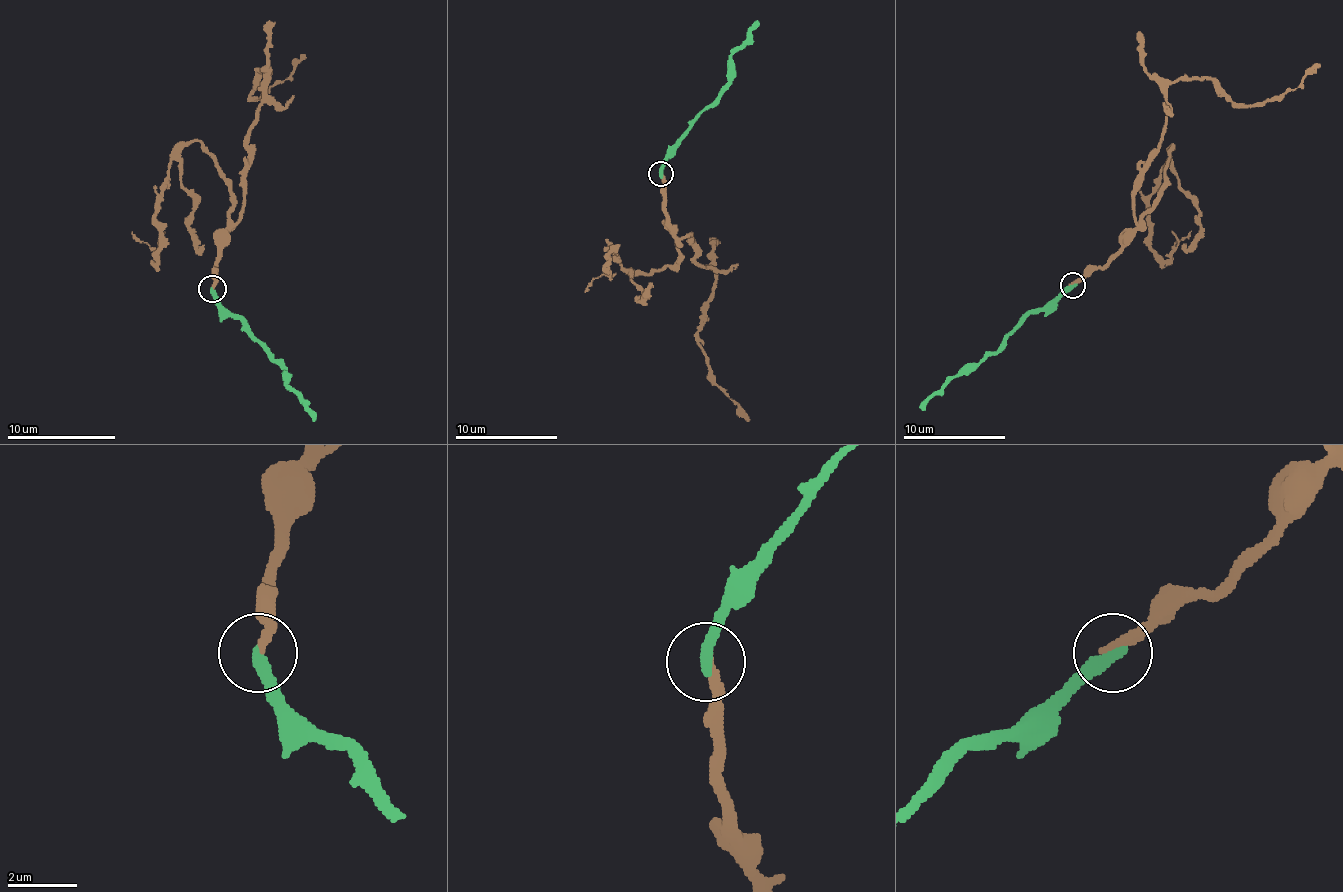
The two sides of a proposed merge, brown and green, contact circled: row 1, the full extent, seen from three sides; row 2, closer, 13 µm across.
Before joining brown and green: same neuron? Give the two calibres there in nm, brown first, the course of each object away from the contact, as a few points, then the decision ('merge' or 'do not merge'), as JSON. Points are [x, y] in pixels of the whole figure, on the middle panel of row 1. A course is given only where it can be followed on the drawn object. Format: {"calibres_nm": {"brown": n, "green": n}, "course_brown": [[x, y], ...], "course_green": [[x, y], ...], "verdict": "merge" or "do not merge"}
{"calibres_nm": {"brown": 280, "green": 400}, "course_brown": [[661, 173], [666, 224], [679, 237], [690, 235], [695, 260], [715, 273], [697, 335], [710, 379], [749, 420]], "course_green": [[661, 173], [661, 163], [677, 147], [679, 137], [728, 80], [728, 57], [756, 21]], "verdict": "merge"}

